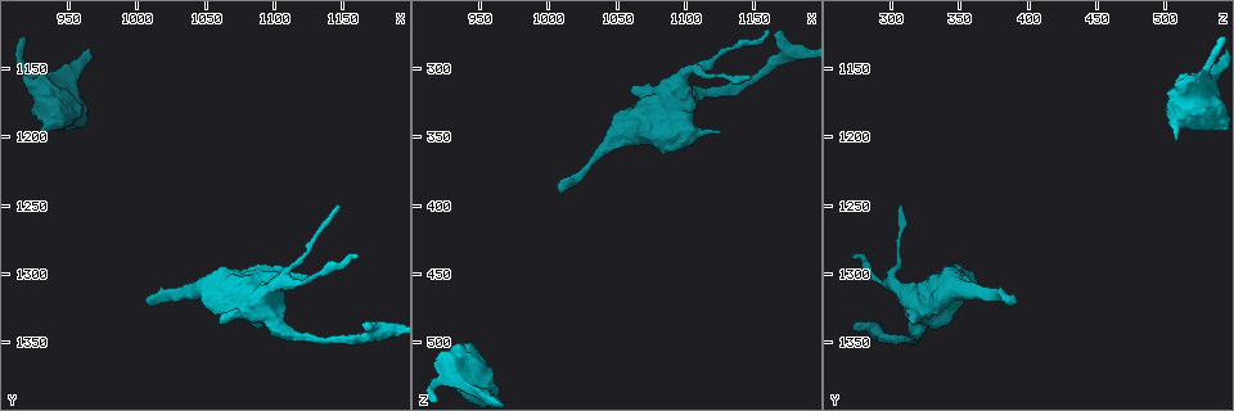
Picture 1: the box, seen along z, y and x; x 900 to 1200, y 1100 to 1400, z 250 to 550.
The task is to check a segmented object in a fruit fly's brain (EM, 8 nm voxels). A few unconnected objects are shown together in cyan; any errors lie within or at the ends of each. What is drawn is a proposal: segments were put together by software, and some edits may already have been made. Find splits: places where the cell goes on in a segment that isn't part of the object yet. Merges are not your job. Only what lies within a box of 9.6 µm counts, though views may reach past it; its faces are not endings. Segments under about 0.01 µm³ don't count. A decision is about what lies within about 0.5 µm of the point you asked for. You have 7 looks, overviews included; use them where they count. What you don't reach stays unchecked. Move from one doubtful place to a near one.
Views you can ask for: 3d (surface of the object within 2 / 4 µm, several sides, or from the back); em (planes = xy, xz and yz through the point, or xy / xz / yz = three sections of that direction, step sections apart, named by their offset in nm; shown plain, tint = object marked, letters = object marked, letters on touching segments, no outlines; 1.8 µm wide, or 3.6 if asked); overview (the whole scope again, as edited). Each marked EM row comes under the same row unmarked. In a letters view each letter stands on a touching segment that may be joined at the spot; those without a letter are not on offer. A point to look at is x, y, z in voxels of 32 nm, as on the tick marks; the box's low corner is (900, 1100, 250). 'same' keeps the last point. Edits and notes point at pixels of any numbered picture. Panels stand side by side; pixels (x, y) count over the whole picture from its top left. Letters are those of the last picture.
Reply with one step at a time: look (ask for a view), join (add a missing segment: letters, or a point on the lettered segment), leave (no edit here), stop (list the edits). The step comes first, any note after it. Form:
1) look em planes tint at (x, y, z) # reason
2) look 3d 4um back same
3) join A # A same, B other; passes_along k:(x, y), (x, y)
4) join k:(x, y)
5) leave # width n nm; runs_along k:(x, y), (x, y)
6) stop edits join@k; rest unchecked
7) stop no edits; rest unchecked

look em planes tint at (1126, 1304, 346) # free end

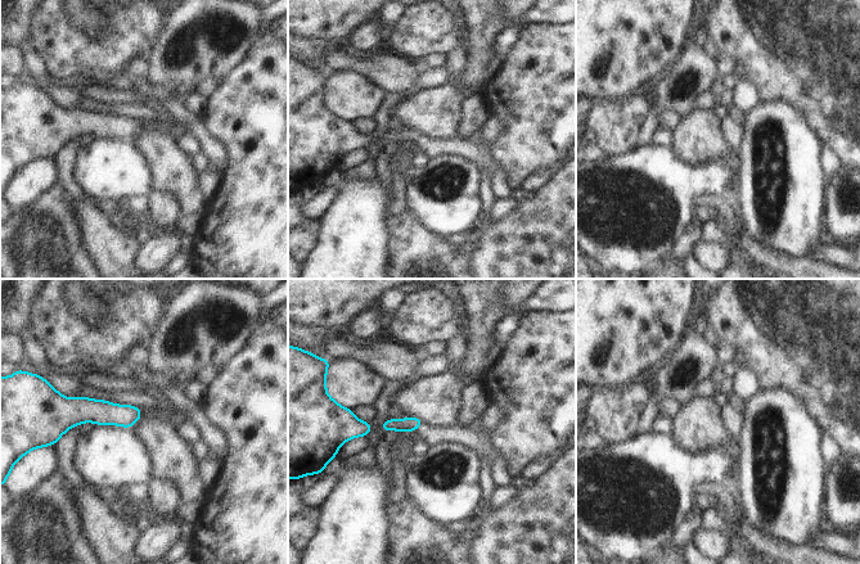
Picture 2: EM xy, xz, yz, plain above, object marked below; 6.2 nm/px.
look em planes letters same # see the neighbours

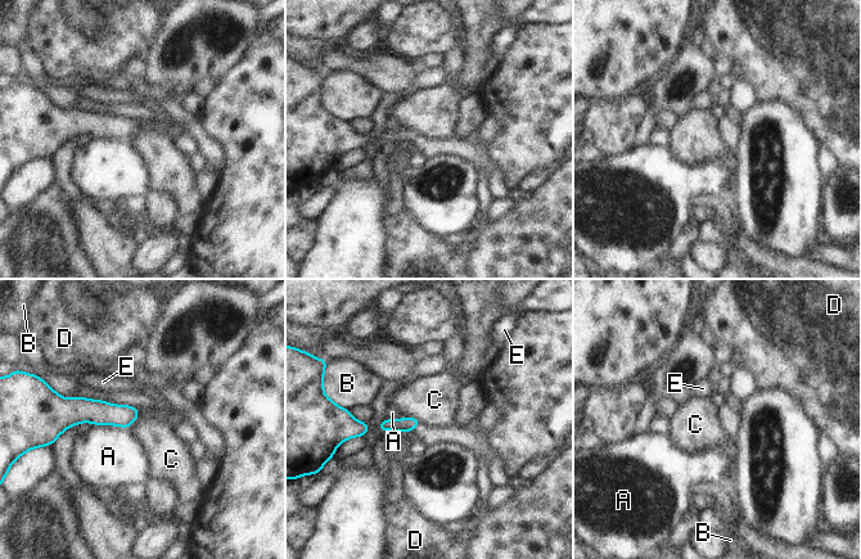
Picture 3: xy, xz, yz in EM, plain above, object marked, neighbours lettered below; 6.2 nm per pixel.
leave # longest_contact A 220 nm; A other, B other, C other, D other, E other; border 3:(408, 417), (415, 417), (422, 422); none of them fits

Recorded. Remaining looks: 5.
look 3d 4um at (1008, 1320, 392) # free end

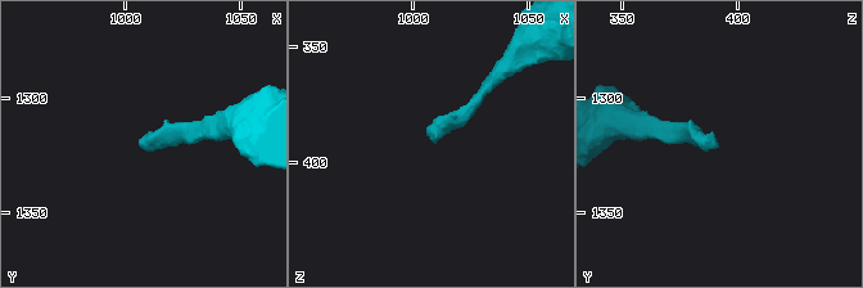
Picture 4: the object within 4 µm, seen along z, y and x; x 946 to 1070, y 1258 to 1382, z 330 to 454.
look em xy step 4 letters at (1010, 1321, 391)

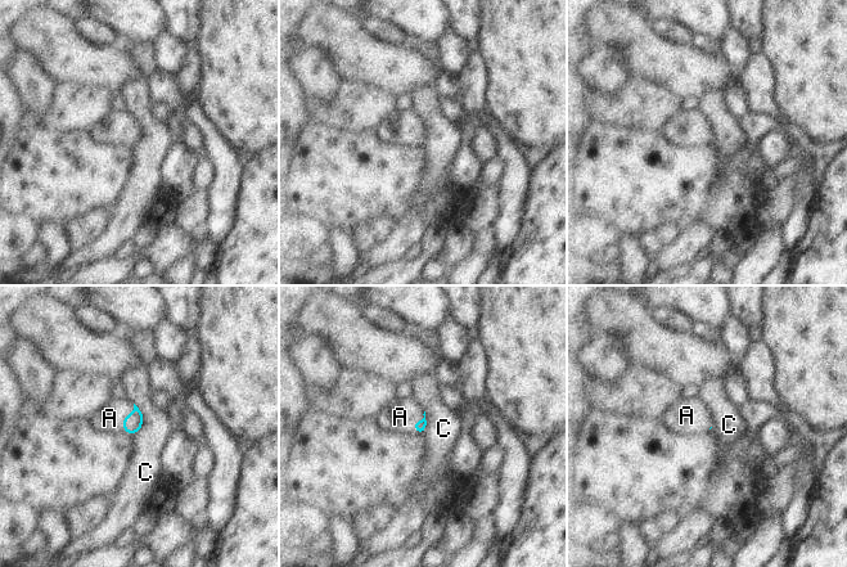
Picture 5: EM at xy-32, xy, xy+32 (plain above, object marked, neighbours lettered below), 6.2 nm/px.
join A # longest_contact C 200 nm; A same, C other; it goes on there

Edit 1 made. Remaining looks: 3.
look overview # see it whole again

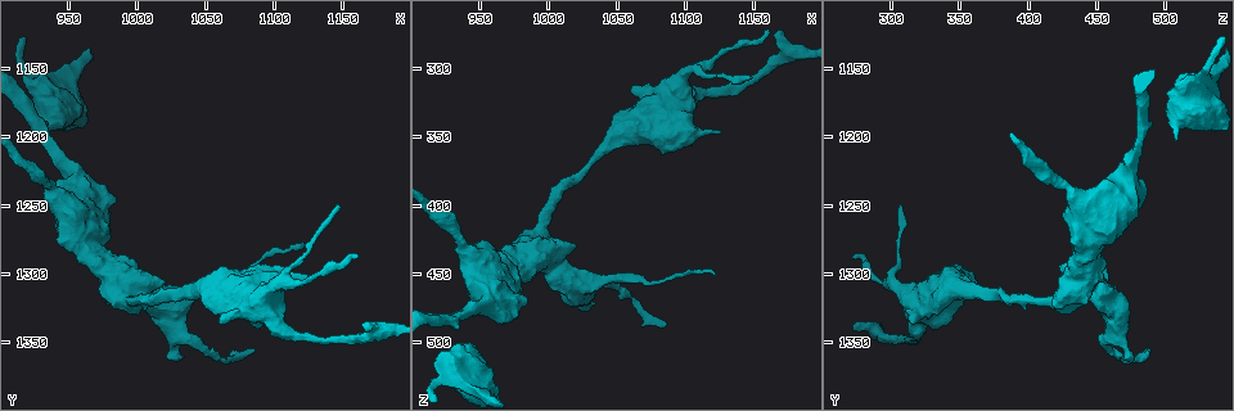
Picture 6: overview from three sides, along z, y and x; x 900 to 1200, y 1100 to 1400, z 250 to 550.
look 3d 2um at (1168, 1336, 270) # branch stops here

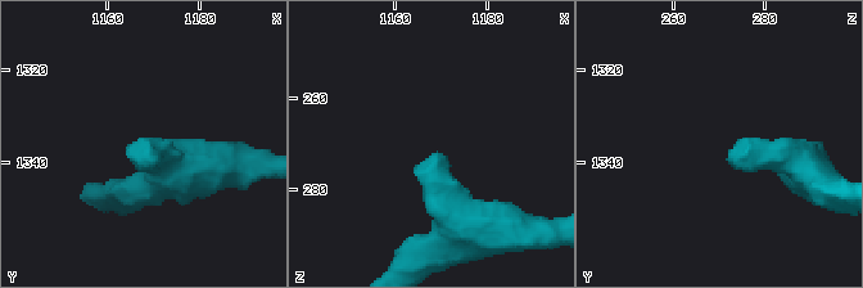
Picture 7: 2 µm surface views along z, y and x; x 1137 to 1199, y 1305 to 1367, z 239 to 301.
look em planes letters at (1169, 1337, 272)

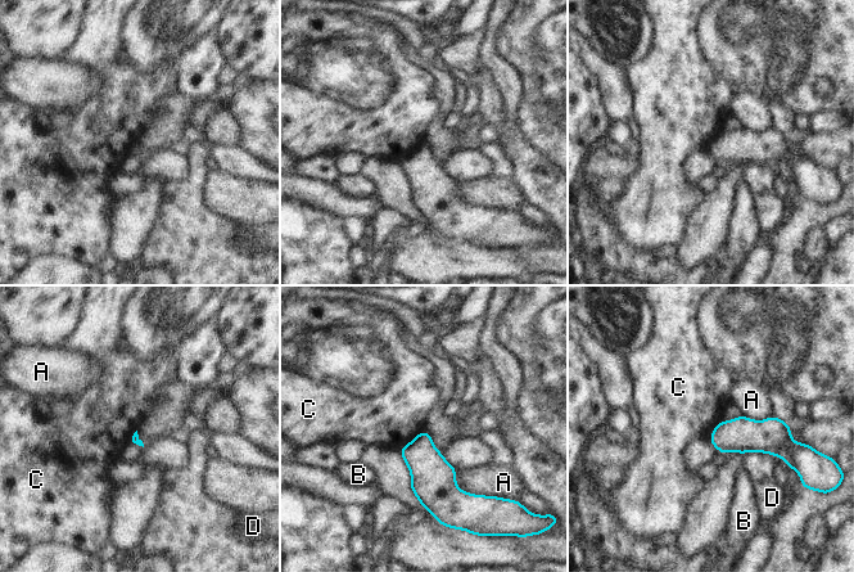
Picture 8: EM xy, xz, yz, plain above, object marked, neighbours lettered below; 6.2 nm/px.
leave # A other, B other, C other, D other; border 8:(406, 445), (398, 450); no lettered segment goes on from it

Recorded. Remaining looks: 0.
stop edits join@5; rest unchecked

